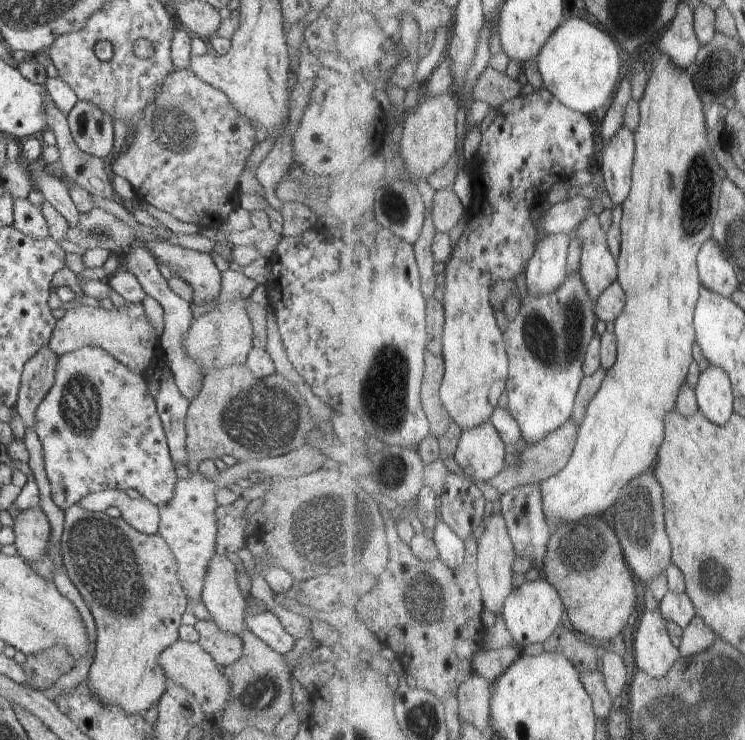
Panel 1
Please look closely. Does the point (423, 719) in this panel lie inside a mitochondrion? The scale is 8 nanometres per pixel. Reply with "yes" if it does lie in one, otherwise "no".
yes

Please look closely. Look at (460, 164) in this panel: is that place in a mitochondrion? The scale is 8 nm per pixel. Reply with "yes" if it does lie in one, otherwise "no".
no

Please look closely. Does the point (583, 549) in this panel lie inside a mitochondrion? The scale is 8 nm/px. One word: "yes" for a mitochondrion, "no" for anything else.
yes

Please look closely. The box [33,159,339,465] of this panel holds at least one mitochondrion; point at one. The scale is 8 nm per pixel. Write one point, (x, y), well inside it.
(80, 410)

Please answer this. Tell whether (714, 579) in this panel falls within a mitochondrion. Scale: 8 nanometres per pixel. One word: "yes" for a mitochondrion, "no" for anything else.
yes

